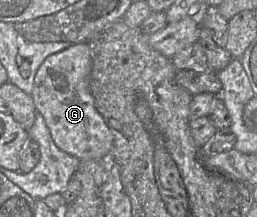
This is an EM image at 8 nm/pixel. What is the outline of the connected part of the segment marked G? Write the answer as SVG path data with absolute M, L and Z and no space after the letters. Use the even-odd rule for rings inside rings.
M92 41L71 44L43 61L32 92L35 108L43 116L56 146L80 161L108 159L113 146L113 135L97 111L90 91L92 65Z

